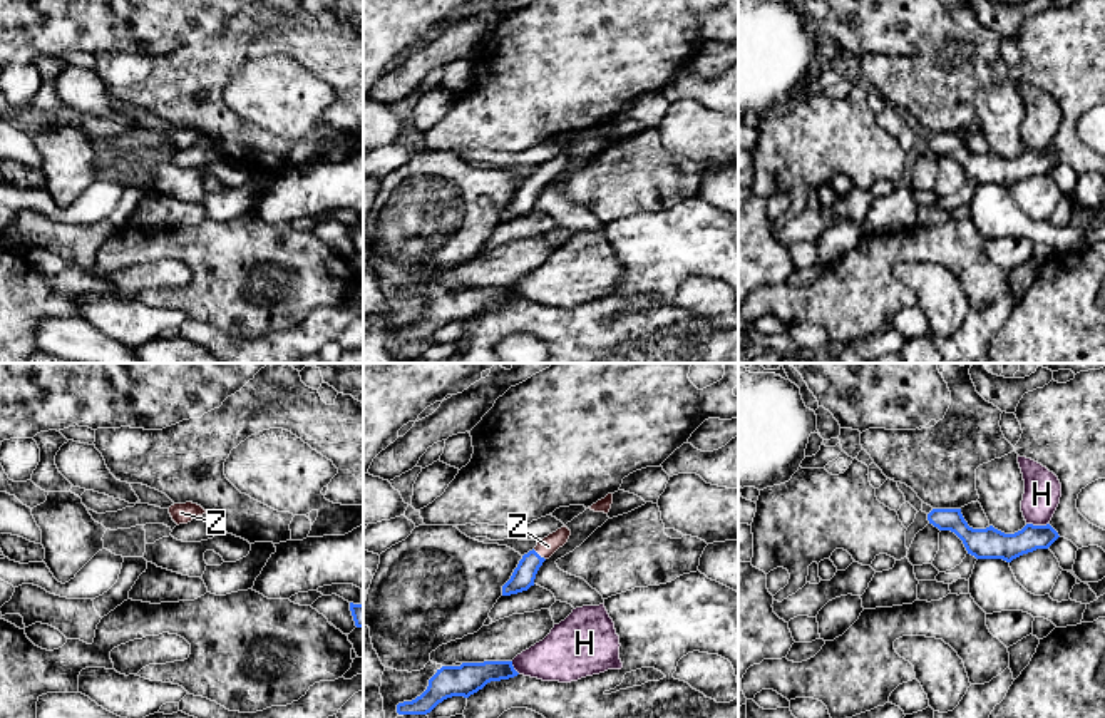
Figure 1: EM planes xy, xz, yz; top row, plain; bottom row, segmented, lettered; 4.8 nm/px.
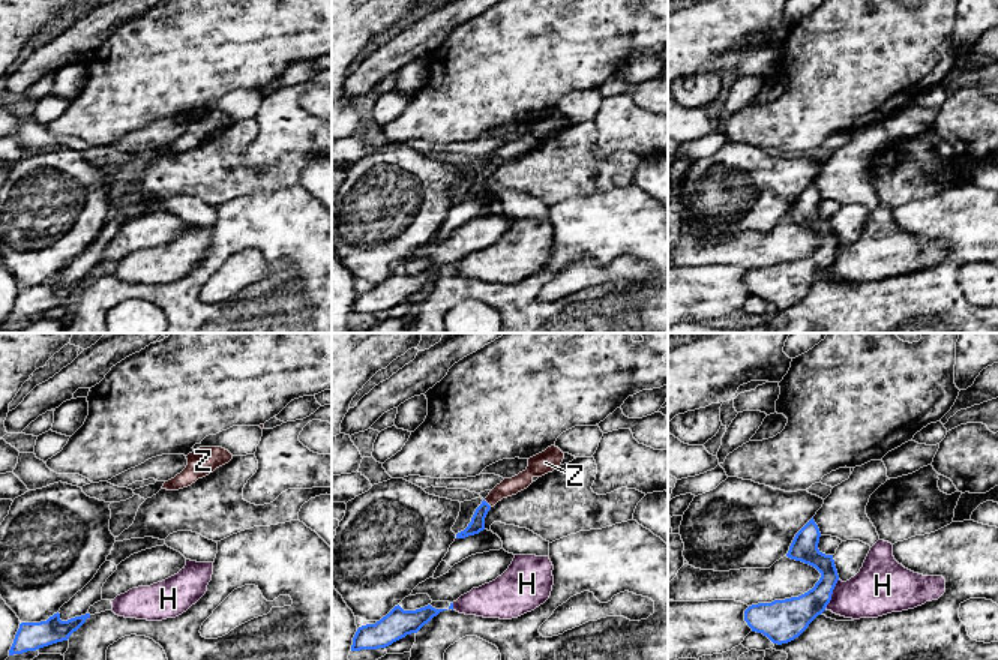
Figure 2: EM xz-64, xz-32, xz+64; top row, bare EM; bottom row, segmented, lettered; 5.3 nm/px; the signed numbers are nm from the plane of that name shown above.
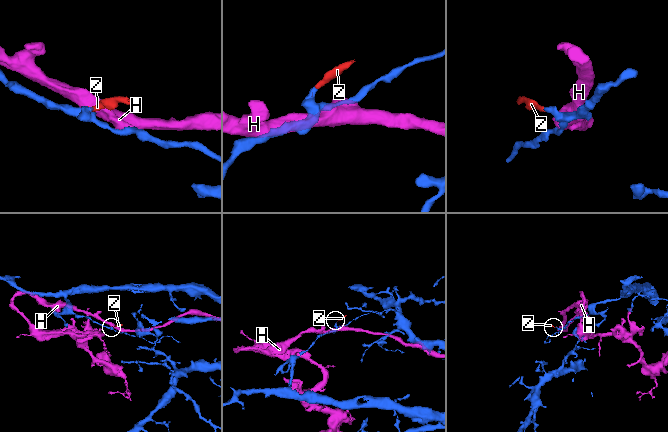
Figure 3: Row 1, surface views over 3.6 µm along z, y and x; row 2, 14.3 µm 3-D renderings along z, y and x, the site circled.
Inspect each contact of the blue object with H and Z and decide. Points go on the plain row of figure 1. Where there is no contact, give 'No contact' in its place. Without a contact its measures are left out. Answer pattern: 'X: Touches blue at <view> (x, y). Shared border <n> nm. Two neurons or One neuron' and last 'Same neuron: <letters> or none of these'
H: Touches blue at yz (1038, 151). Shared border 110 nm. Two neurons
Z: Touches blue at xz (538, 179). Shared border 80 nm. One neuron
Same neuron: Z

